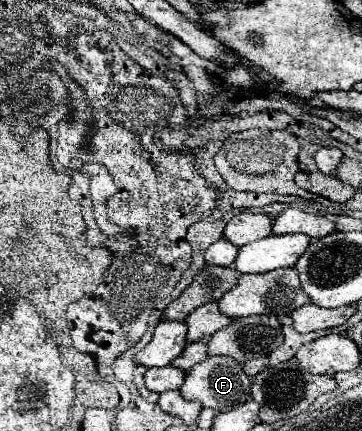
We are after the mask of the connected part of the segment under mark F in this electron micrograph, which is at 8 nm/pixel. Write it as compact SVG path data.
M207 357L205 361L197 363L193 369L185 373L185 383L181 387L183 397L201 401L203 407L211 407L215 411L231 411L243 401L251 399L251 379L245 375L241 365L233 357Z

